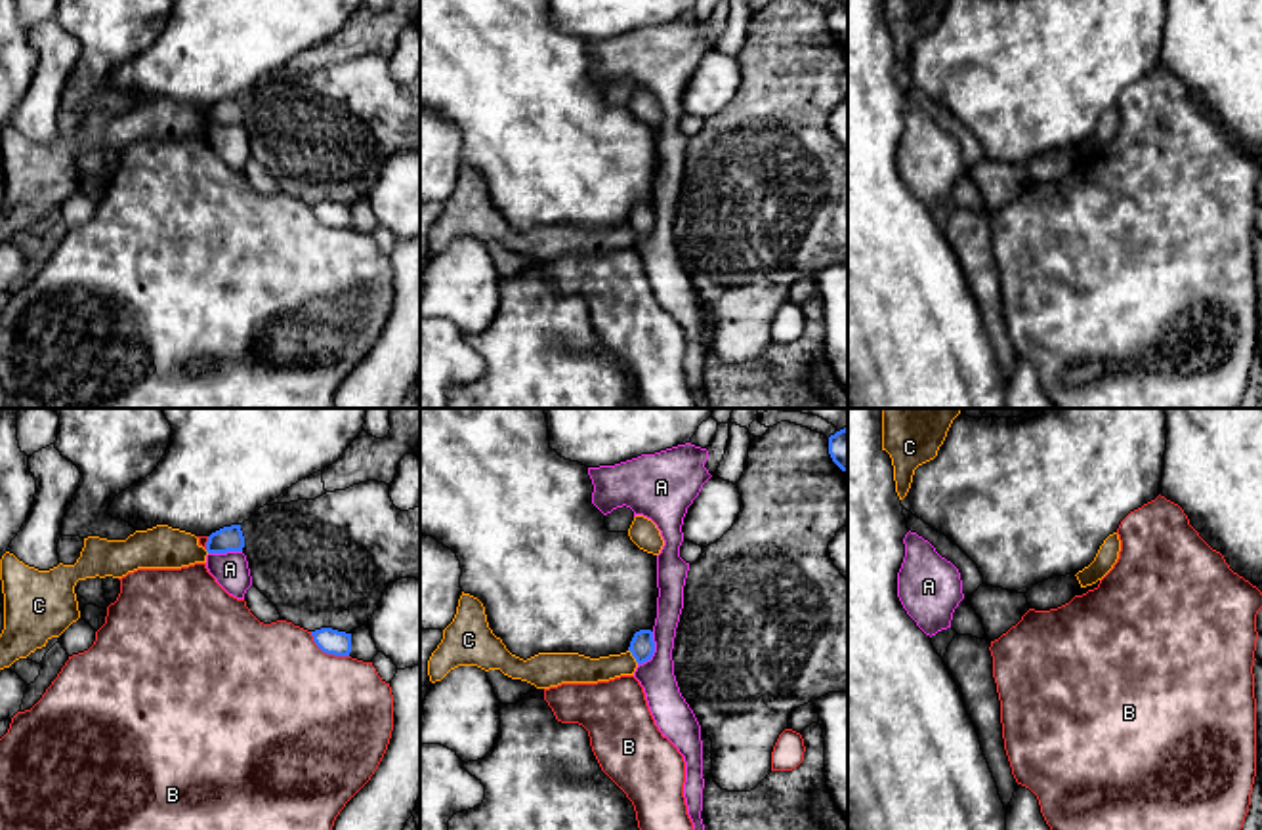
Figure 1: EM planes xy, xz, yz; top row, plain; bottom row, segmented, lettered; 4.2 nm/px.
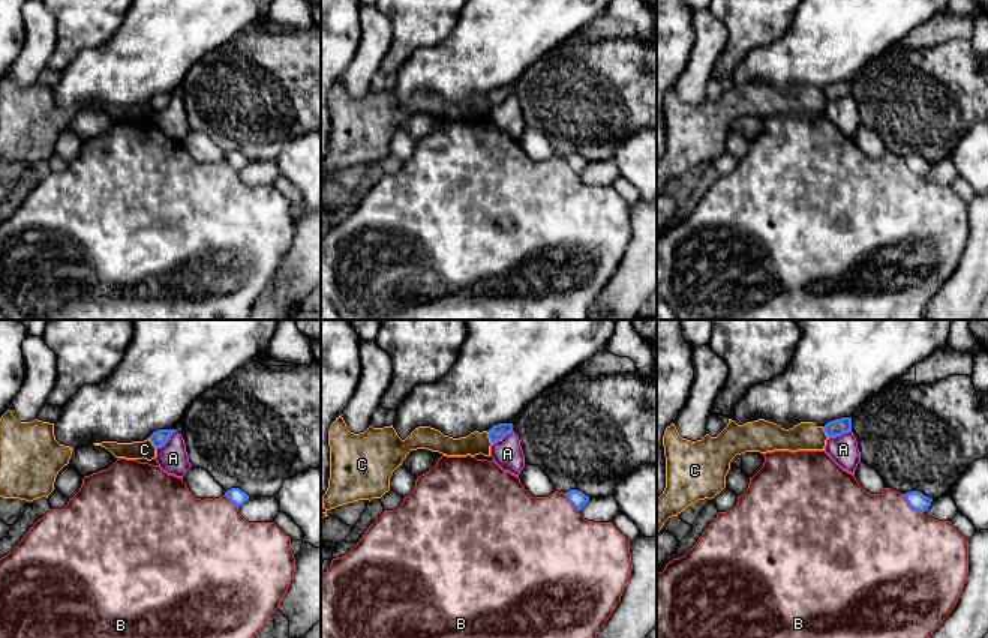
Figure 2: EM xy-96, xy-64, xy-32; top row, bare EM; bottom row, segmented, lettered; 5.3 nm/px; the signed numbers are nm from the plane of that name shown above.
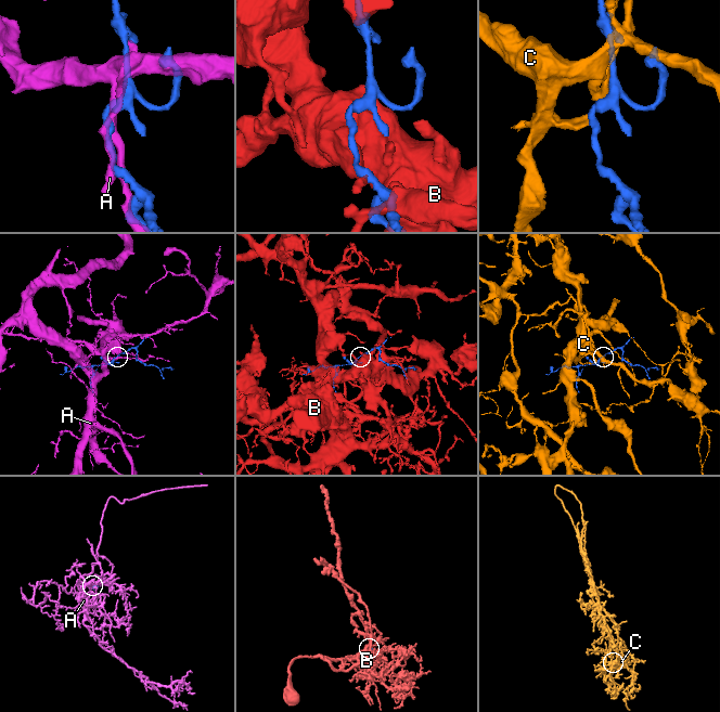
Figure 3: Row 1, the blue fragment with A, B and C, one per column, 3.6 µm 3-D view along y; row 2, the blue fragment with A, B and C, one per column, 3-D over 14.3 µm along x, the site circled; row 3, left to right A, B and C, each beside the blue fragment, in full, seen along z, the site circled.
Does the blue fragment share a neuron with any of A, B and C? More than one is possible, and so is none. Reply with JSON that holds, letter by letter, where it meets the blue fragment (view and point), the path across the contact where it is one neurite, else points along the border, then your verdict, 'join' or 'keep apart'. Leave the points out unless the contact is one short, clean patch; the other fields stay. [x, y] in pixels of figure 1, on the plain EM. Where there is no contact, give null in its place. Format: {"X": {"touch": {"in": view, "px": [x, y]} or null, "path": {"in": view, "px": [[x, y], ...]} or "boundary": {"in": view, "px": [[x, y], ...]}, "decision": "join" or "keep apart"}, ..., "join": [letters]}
{"A": {"touch": {"in": "xz", "px": [653, 224]}, "decision": "keep apart"}, "B": {"touch": {"in": "xy", "px": [327, 226]}, "decision": "keep apart"}, "C": {"touch": {"in": "xz", "px": [632, 228]}, "decision": "keep apart"}, "join": []}

